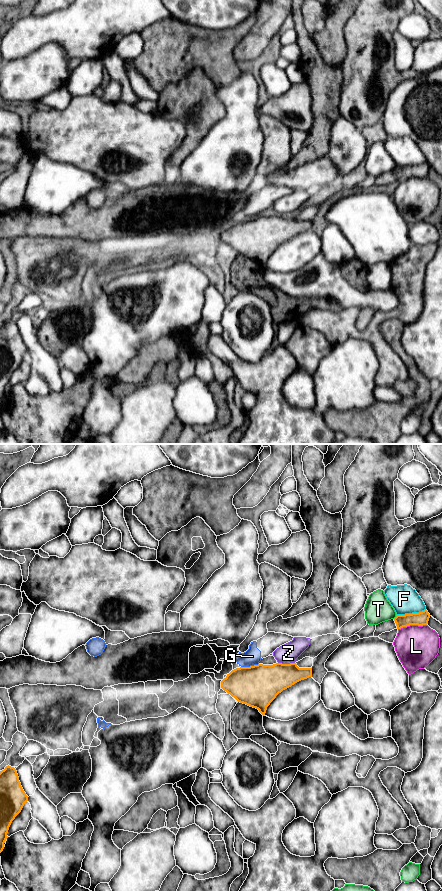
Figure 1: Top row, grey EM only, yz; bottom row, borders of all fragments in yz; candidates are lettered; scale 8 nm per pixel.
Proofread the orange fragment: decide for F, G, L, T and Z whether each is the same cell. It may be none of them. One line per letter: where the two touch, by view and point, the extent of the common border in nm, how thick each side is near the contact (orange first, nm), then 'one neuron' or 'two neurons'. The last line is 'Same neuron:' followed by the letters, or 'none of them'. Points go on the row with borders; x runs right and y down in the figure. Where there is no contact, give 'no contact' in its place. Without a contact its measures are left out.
F: meets orange in yz at (410, 614); contact 240 nm long; 110 nm thick on the orange side, 220 nm on the other; two neurons
G: meets orange in yz at (250, 666); contact 150 nm long; 340 nm thick on the orange side, 140 nm on the other; two neurons
L: meets orange in yz at (412, 624); contact 240 nm long; 110 nm thick on the orange side, 340 nm on the other; two neurons
T: meets orange in yz at (395, 617); contact 40 nm long; 110 nm thick on the orange side, 220 nm on the other; two neurons
Z: meets orange in yz at (286, 664); contact 140 nm long; 300 nm thick on the orange side, 160 nm on the other; two neurons
Same neuron: none of them

